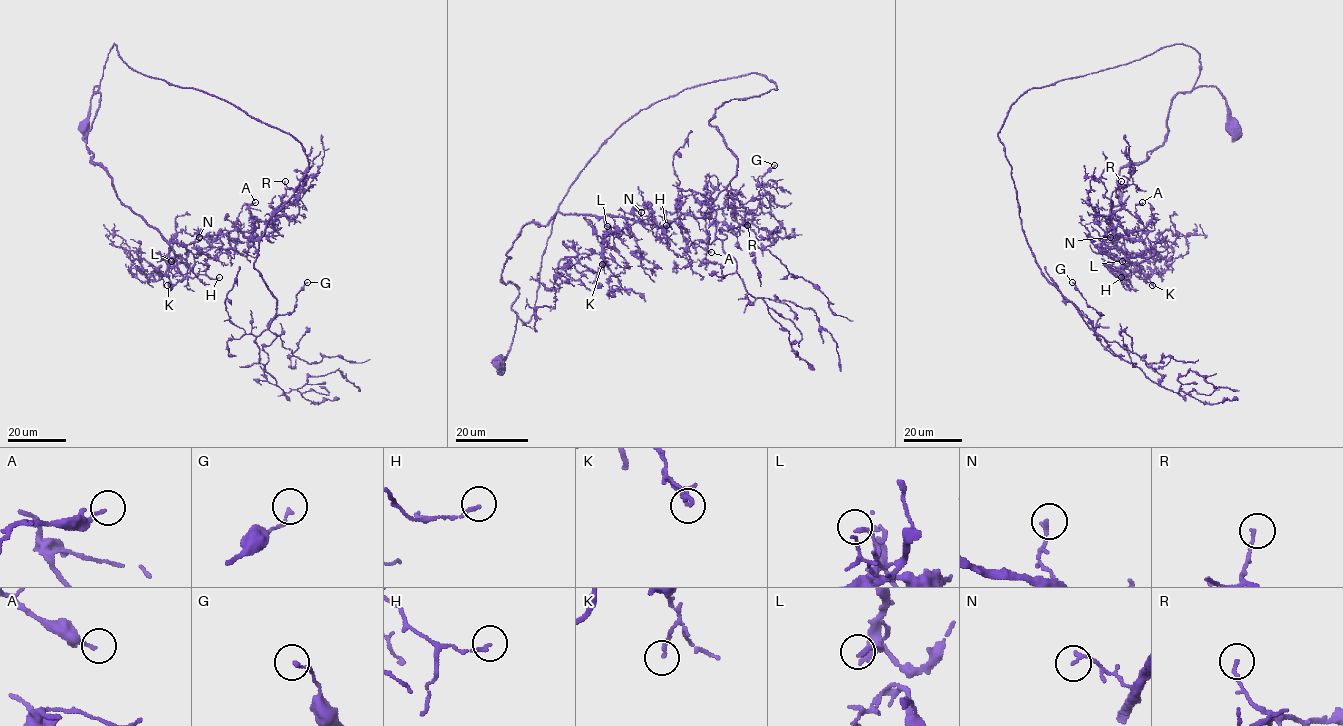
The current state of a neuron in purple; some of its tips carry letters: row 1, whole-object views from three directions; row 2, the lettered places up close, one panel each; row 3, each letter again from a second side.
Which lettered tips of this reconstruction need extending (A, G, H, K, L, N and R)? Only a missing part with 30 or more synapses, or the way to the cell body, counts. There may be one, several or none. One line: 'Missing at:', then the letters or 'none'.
Missing at: none

